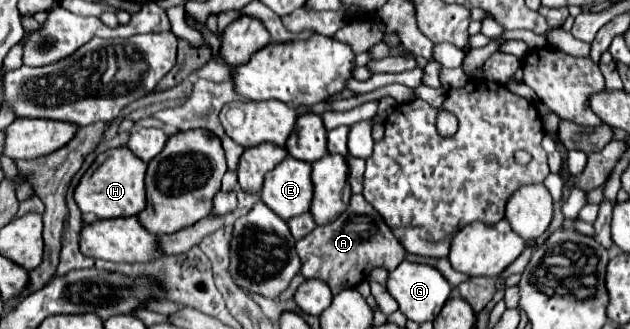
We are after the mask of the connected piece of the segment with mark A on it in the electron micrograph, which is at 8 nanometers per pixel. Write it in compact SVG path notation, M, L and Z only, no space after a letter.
M361 194L351 196L347 210L335 222L317 226L313 232L301 238L295 248L301 258L299 274L303 278L319 278L327 282L333 294L357 286L357 276L365 276L369 270L375 268L371 264L373 256L393 256L393 268L397 268L397 262L405 260L407 254L389 230L389 226L377 214L377 210L373 210L373 206L369 206Z

